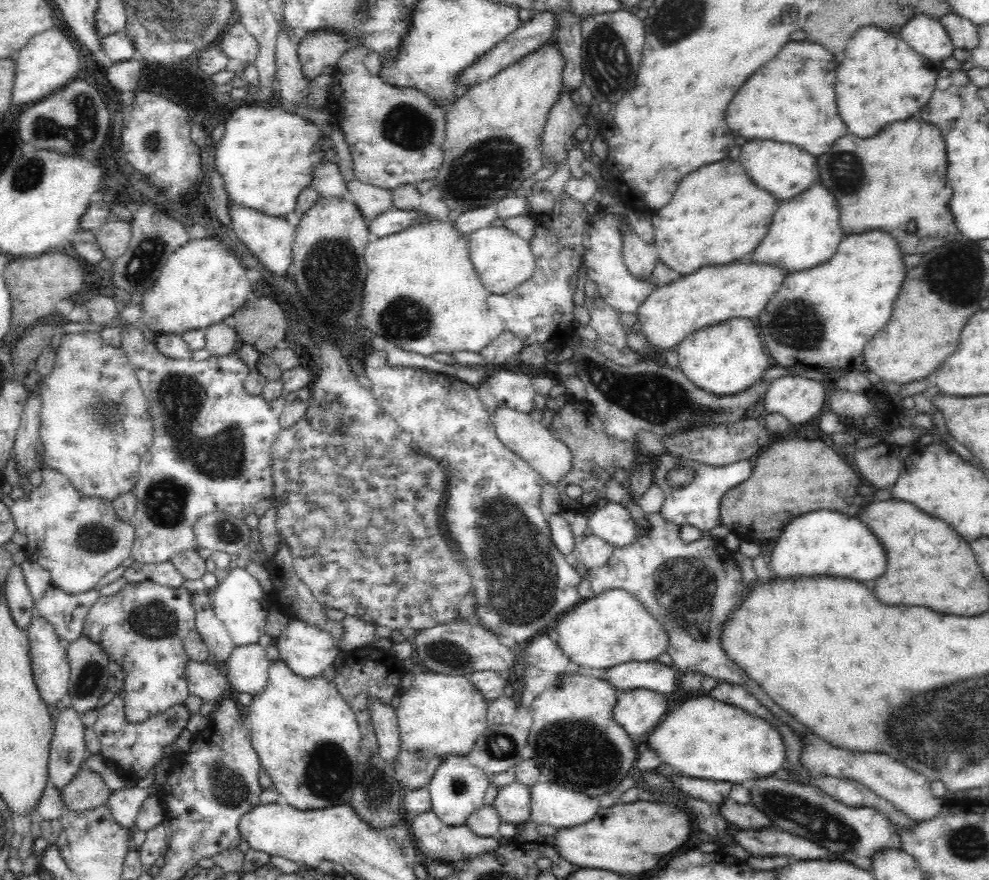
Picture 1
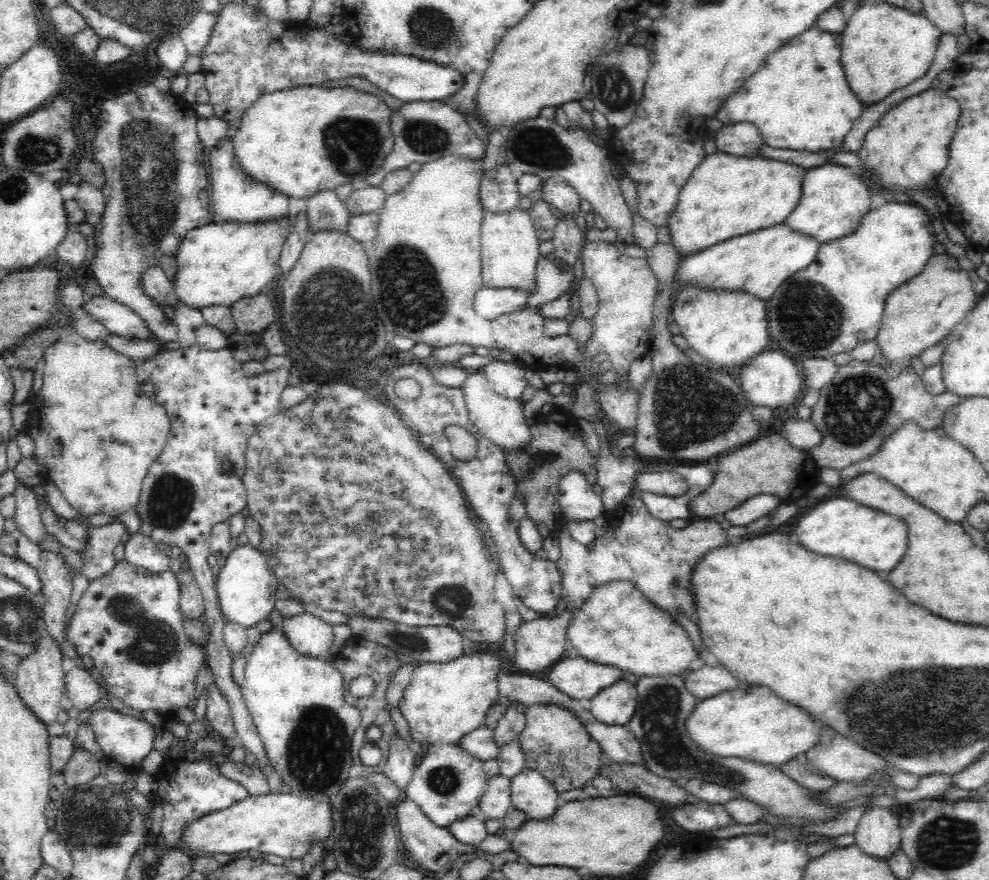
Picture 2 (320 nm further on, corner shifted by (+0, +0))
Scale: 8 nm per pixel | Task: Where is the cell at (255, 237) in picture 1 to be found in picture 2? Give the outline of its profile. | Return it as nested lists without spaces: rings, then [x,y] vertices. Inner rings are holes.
[[[233,136],[222,138],[208,151],[208,175],[210,206],[215,213],[221,214],[227,221],[258,222],[258,220],[280,220],[290,212],[289,197],[278,193],[261,180],[252,178],[239,164],[234,152]]]

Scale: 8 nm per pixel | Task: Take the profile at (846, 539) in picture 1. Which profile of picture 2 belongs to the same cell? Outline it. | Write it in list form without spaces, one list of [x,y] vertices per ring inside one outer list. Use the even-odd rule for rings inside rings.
[[[834,498],[818,504],[798,520],[796,536],[806,550],[854,562],[866,569],[891,572],[908,548],[908,525],[903,519],[862,506],[848,498]]]

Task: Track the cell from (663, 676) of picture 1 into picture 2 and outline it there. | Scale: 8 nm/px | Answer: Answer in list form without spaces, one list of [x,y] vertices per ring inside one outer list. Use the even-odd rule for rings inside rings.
[[[572,652],[552,665],[546,674],[548,683],[576,700],[590,699],[602,688],[622,679],[618,668],[590,662]]]

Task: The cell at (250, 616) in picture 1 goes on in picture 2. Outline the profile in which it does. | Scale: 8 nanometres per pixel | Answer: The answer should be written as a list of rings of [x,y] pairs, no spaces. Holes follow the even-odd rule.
[[[250,544],[232,549],[226,558],[226,564],[215,578],[219,606],[226,620],[250,628],[266,620],[275,609],[276,592],[280,584],[259,549]]]

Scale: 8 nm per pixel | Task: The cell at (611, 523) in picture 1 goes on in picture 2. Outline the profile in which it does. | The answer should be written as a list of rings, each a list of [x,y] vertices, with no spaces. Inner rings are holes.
[[[570,470],[558,486],[558,504],[567,520],[594,520],[604,515],[598,488],[588,482],[585,474]]]

